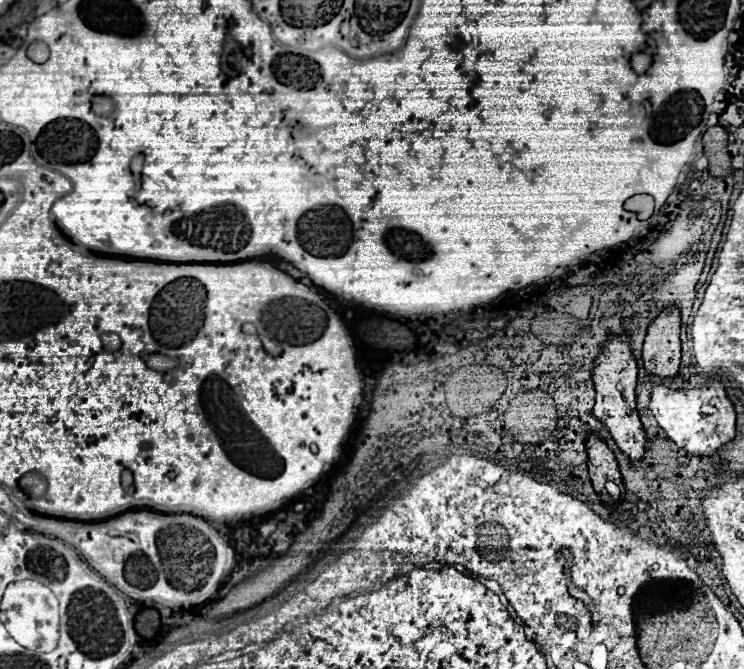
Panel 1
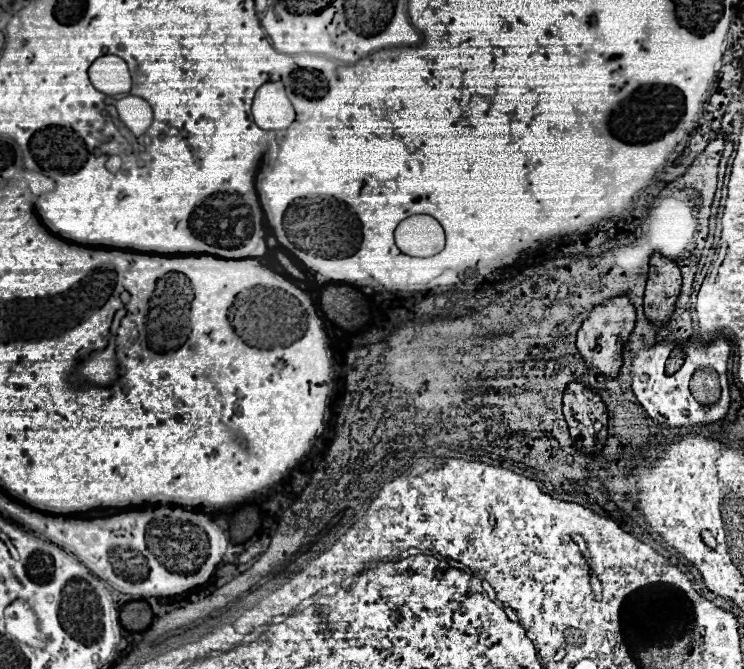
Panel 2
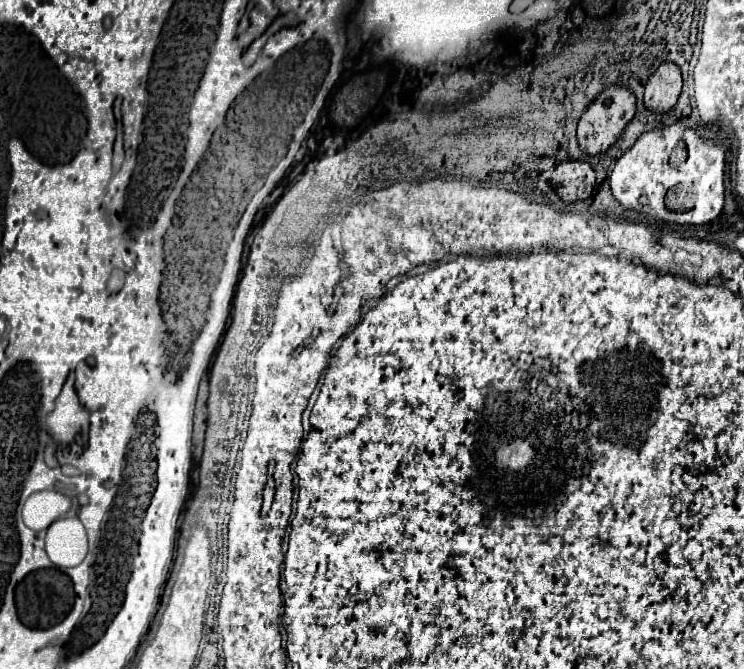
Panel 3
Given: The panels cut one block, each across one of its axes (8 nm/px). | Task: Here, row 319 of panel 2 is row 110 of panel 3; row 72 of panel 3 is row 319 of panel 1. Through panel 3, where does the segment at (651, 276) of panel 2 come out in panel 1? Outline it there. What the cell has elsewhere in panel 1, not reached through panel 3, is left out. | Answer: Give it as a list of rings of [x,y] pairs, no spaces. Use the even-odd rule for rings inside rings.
[[[668,306],[648,326],[642,352],[644,368],[662,378],[674,378],[680,366],[680,310]]]

